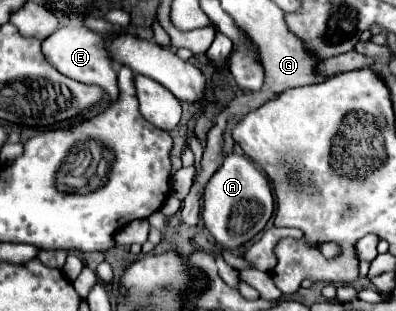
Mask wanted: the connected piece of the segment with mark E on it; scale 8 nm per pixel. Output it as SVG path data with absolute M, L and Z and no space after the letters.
M66 26L66 28L58 28L54 34L42 40L42 54L64 76L78 80L82 84L98 84L106 88L112 100L116 100L120 96L120 90L116 86L116 70L112 68L106 46L102 44L104 40L100 38L100 34L90 32L88 28L82 26Z

